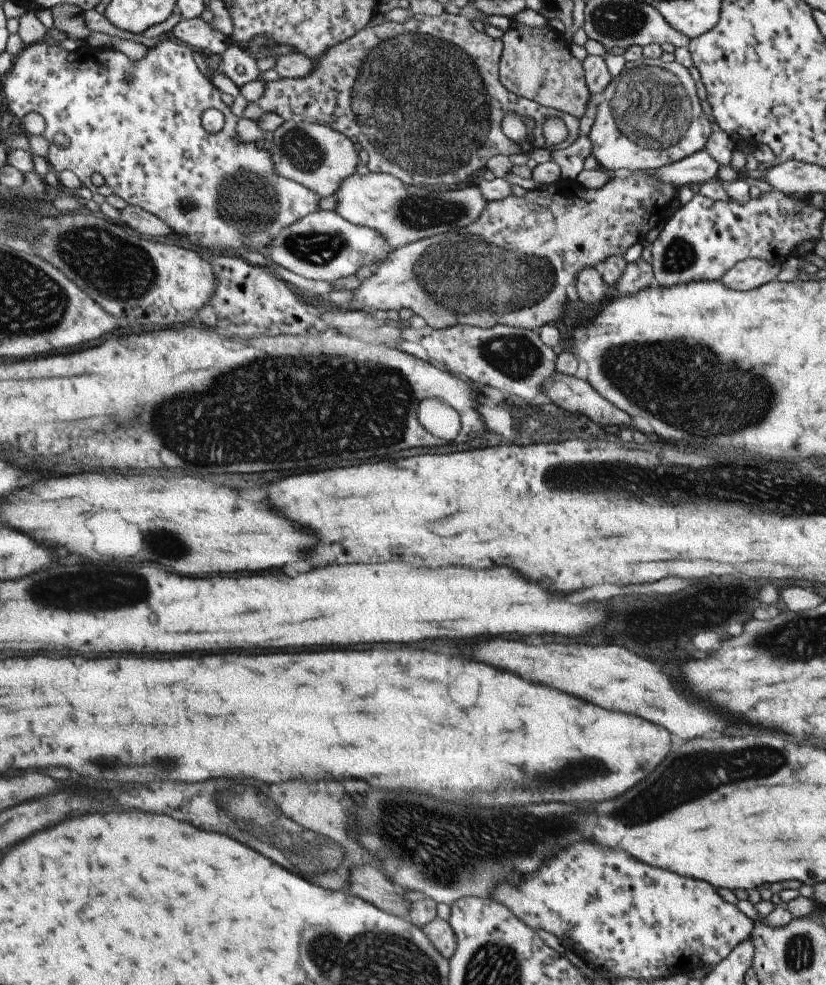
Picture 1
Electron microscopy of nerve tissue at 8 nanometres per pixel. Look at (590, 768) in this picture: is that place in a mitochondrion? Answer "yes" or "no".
yes

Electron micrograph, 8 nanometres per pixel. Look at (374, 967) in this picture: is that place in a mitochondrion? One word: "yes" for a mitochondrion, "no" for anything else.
yes

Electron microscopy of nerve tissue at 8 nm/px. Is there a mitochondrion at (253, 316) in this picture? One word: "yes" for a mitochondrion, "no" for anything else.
no

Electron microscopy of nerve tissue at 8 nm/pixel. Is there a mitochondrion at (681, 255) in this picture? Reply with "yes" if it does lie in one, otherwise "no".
yes

